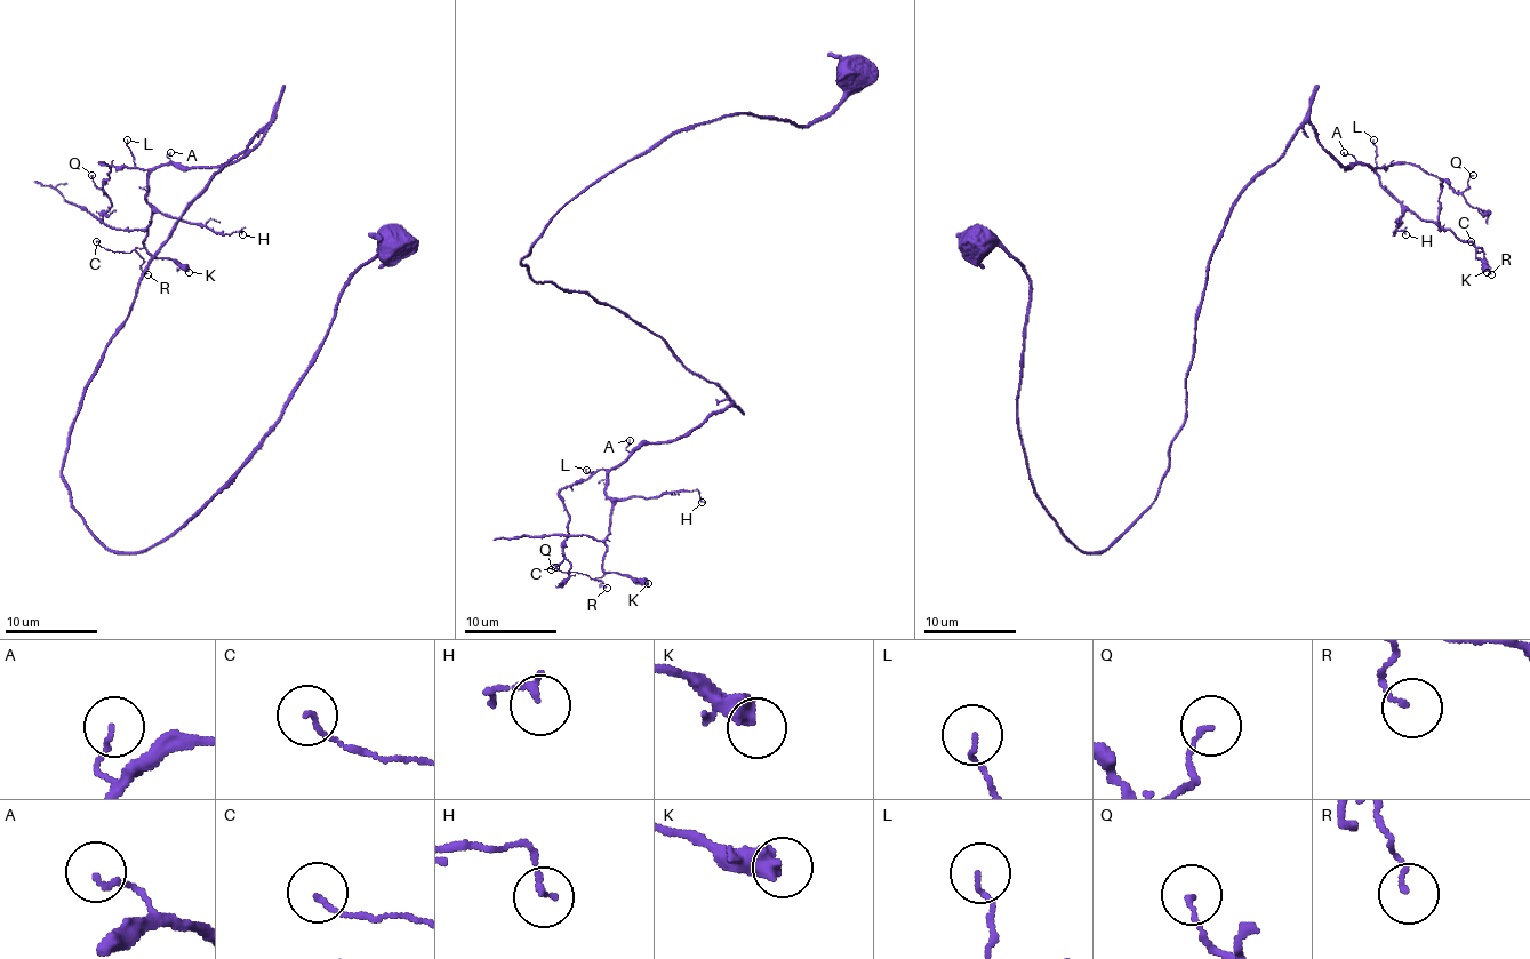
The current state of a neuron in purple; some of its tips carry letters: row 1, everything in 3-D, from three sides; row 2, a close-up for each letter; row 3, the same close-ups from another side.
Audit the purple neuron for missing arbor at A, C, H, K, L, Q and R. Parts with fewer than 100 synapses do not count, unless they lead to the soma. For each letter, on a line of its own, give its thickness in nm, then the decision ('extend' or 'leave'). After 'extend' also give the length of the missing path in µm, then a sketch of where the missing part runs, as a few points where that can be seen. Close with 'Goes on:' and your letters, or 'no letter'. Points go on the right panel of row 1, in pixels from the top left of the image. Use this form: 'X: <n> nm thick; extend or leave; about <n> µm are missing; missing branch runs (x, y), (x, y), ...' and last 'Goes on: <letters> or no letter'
A: 110 nm thick; leave
C: 110 nm thick; leave
H: 140 nm thick; leave
K: 480 nm thick; leave
L: 80 nm thick; leave
Q: 120 nm thick; leave
R: 100 nm thick; leave
Goes on: no letter

